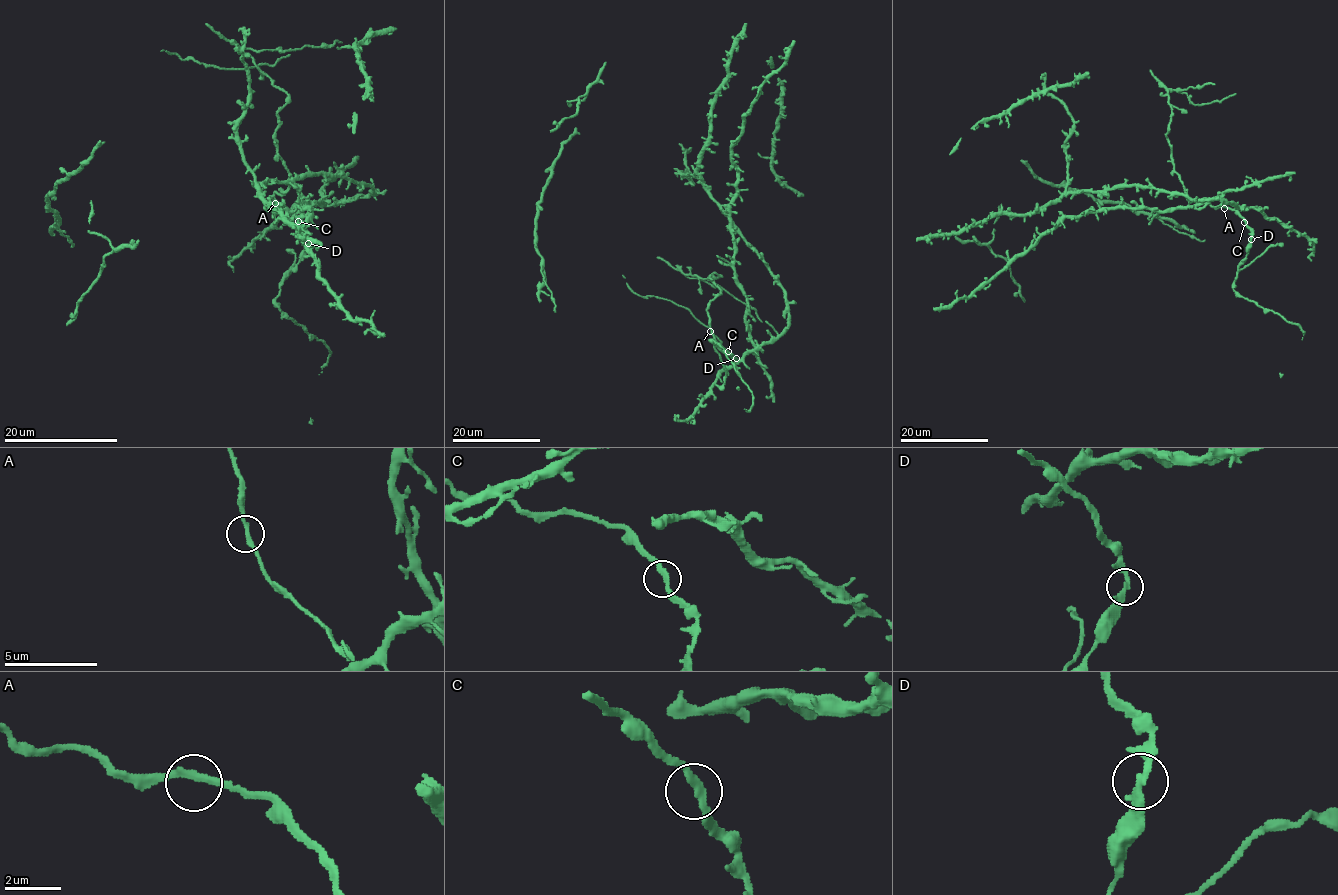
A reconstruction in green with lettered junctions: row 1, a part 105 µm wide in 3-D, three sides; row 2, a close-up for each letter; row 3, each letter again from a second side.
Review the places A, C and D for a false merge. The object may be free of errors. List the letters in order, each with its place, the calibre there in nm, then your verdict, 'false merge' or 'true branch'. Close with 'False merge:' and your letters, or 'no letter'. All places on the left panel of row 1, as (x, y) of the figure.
A: at (275, 203); 240 nm thick; true branch
C: at (298, 221); 240 nm thick; true branch
D: at (308, 243); 240 nm thick; false merge
False merge: D

